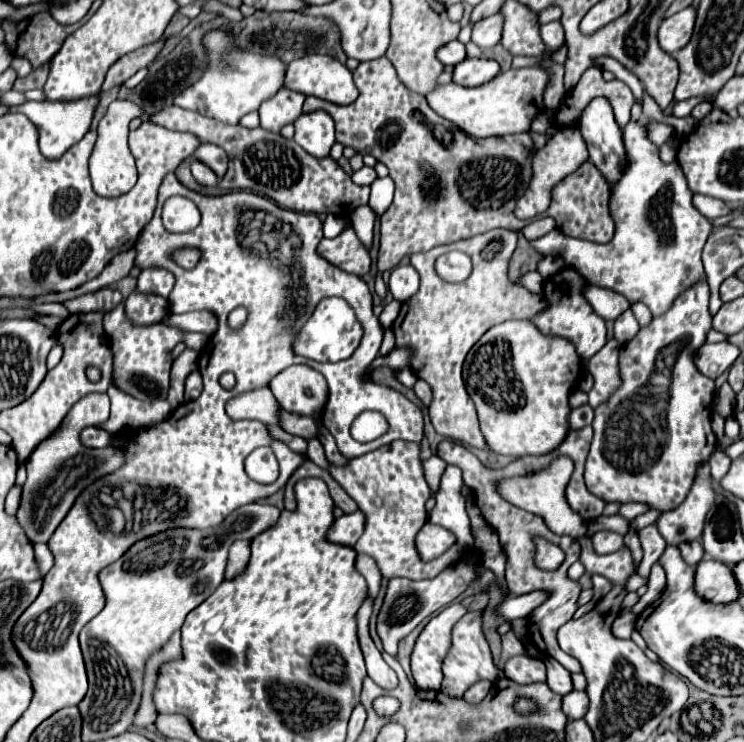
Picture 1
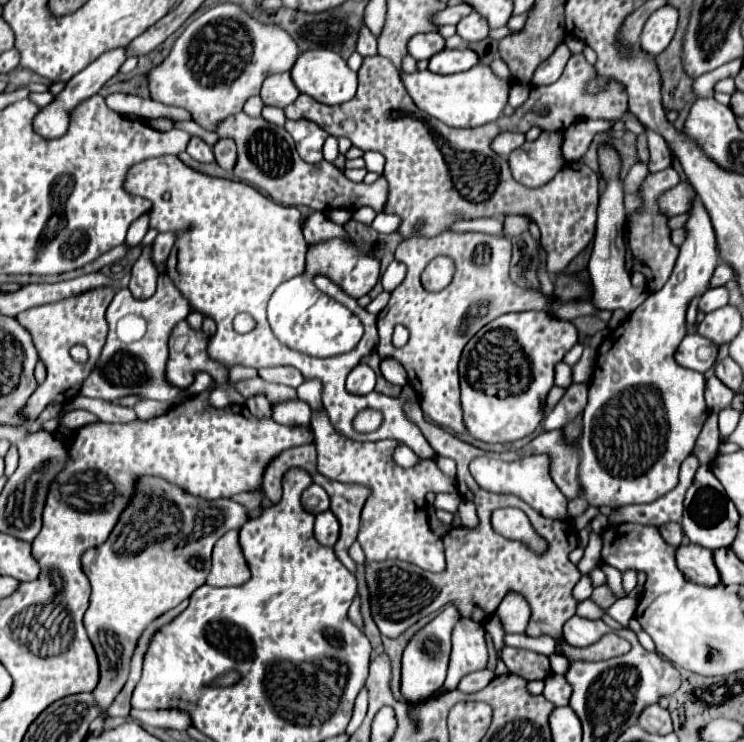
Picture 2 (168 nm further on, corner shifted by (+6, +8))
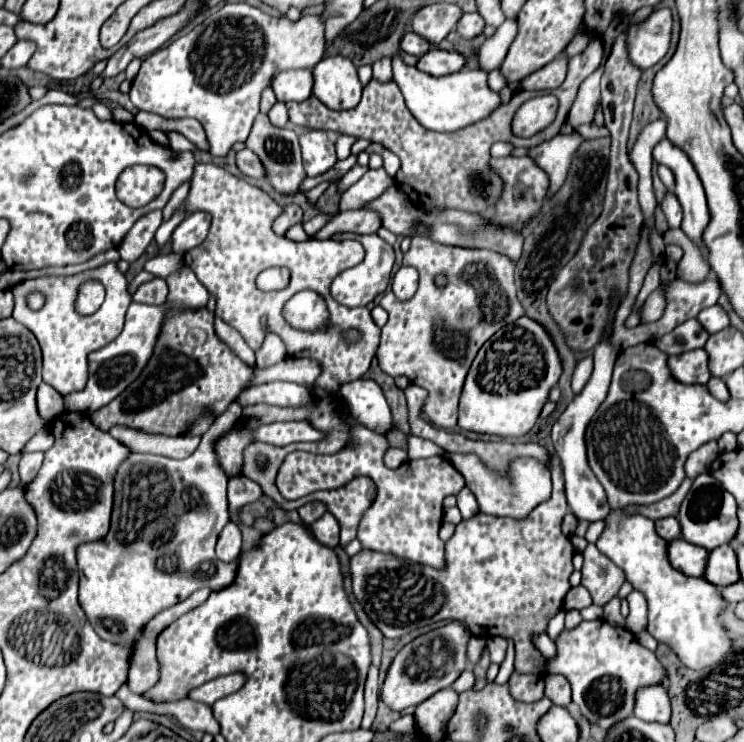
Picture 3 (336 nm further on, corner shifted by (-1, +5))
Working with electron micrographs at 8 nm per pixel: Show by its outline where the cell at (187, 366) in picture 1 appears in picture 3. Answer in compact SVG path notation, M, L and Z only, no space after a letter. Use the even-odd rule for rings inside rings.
M170 308L144 372L116 400L92 412L90 420L104 432L112 426L128 426L148 434L182 436L200 416L220 416L250 378L252 368L216 336L214 312L208 308L172 312Z

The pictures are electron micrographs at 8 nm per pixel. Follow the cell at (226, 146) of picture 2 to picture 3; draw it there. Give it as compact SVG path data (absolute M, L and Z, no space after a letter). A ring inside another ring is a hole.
M248 148L240 150L236 154L236 164L238 164L238 168L242 170L244 176L250 176L250 178L256 178L256 180L266 178L264 176L264 166L260 164L260 158L252 150L248 150Z

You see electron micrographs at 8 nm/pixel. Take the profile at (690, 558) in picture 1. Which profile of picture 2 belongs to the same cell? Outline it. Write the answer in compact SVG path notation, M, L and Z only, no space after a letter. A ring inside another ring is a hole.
M667 523L667 525L663 525L663 527L659 527L659 531L661 531L661 535L663 535L663 539L669 543L669 545L673 545L673 547L679 547L681 543L683 543L683 529L681 529L681 525L679 523Z

